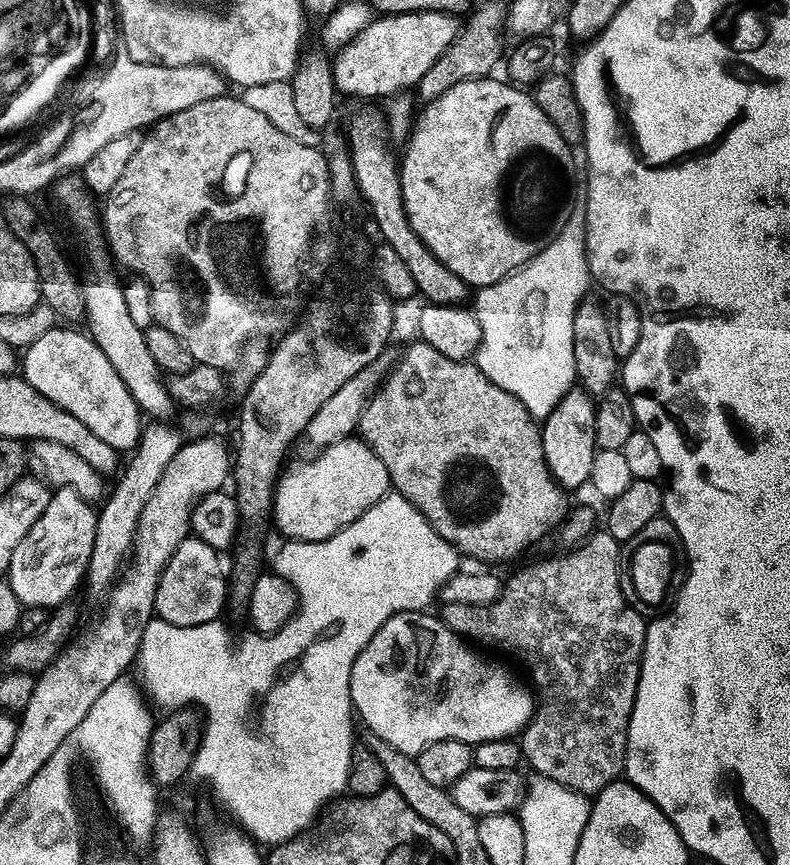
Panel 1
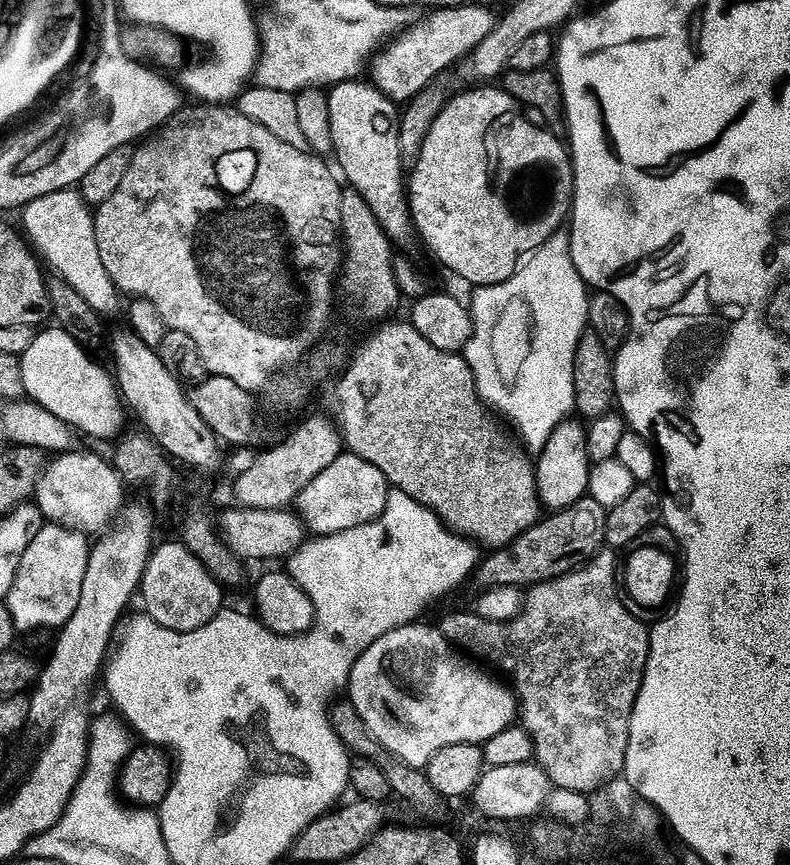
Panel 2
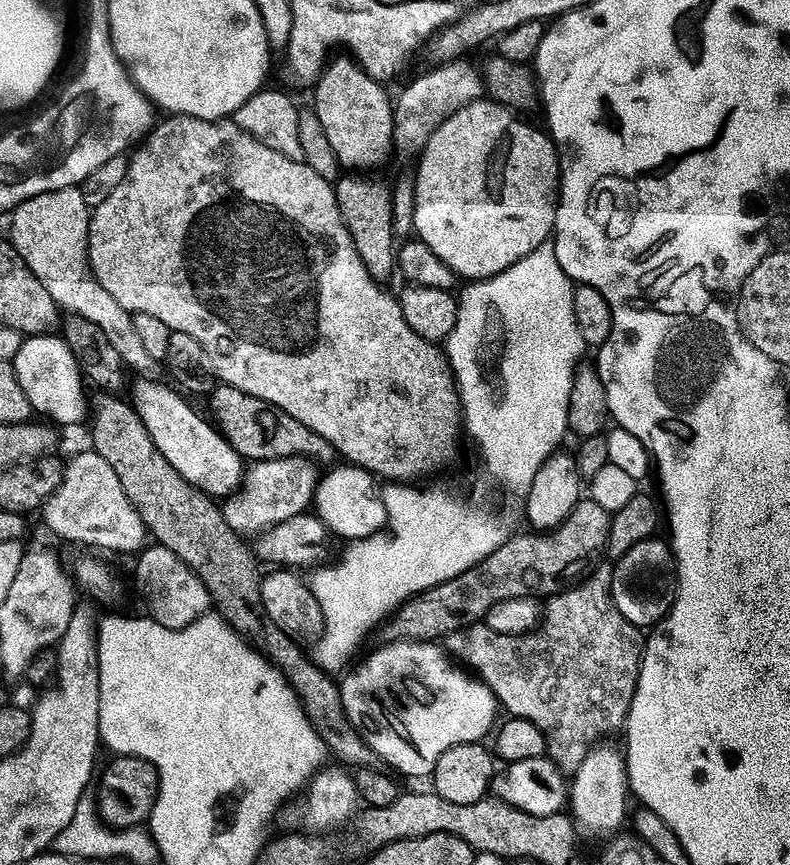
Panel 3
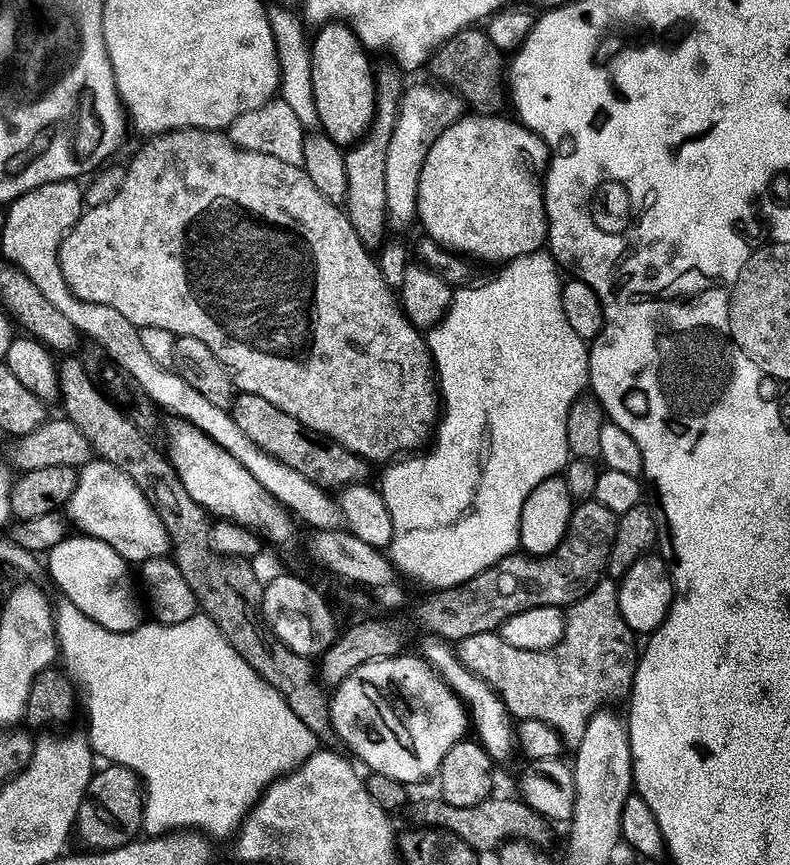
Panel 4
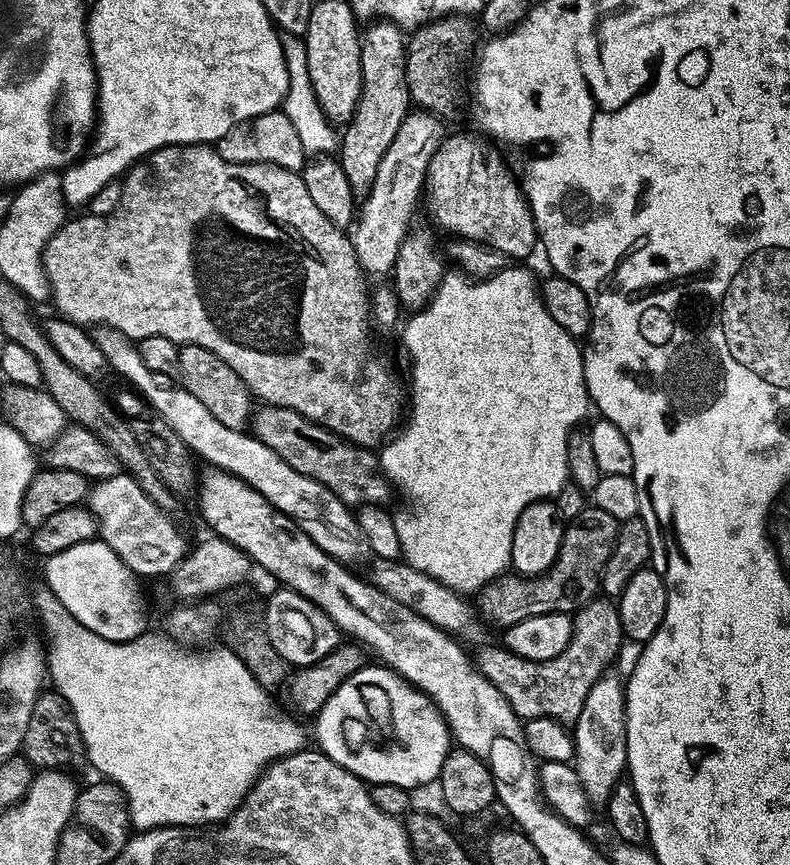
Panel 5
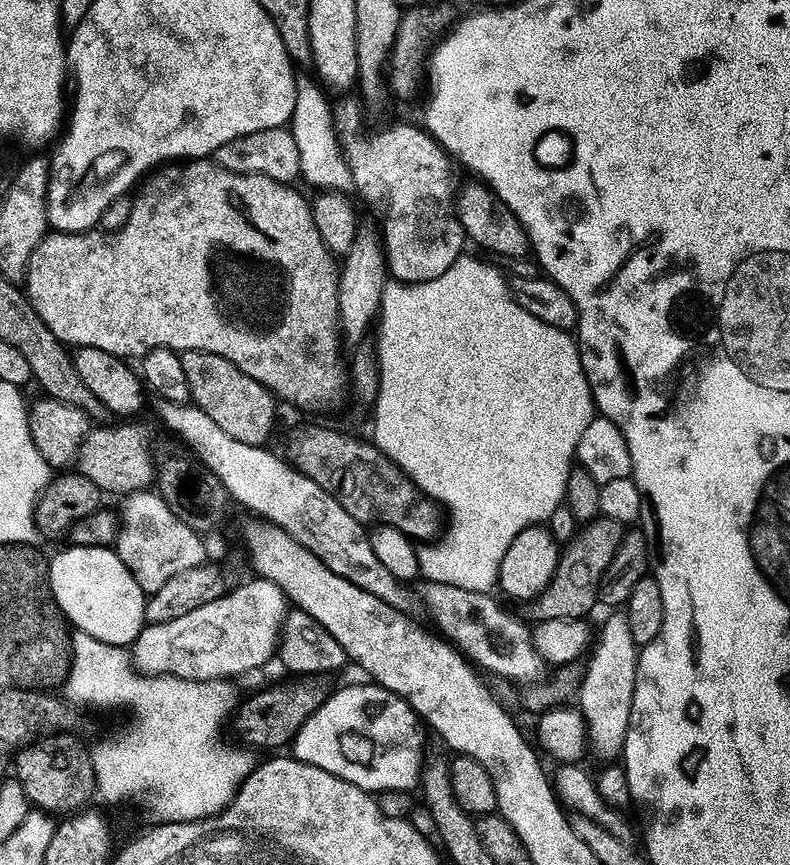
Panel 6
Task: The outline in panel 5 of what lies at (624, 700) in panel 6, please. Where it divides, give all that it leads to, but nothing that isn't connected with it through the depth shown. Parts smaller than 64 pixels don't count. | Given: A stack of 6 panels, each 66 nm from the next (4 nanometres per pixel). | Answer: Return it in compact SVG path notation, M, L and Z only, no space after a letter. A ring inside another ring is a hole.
M611 674L598 677L590 692L586 694L586 702L582 702L582 714L578 714L574 725L574 767L589 800L596 806L607 801L628 767L628 727L624 690L625 685L621 677L620 680Z

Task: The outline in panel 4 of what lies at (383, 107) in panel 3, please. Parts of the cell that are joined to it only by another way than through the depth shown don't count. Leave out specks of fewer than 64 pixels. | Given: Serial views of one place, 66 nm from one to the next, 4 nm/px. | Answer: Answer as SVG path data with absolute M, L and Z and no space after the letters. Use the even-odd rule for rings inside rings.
M343 22L321 24L310 40L314 106L318 106L320 128L341 146L351 146L368 131L375 118L376 79L360 40Z

